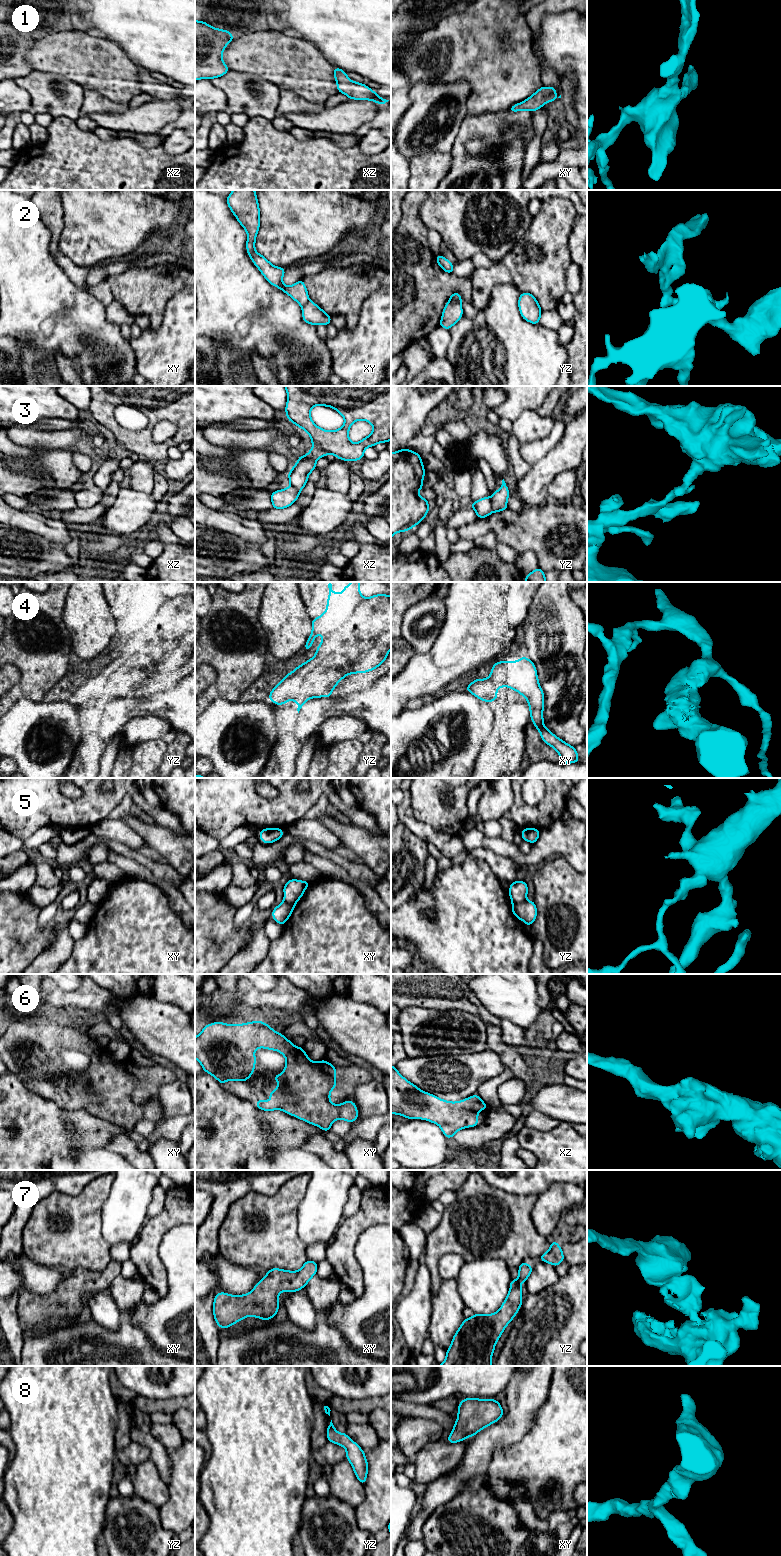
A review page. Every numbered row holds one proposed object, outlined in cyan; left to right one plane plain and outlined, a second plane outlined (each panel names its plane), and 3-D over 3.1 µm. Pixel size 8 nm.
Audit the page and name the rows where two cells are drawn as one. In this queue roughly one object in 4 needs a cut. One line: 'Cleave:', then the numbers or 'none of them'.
Cleave: 2, 3, 5

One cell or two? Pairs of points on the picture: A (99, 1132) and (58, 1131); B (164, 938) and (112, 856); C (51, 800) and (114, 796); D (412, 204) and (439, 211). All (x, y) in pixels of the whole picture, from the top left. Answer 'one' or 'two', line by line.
A: one
B: two
C: one
D: two

